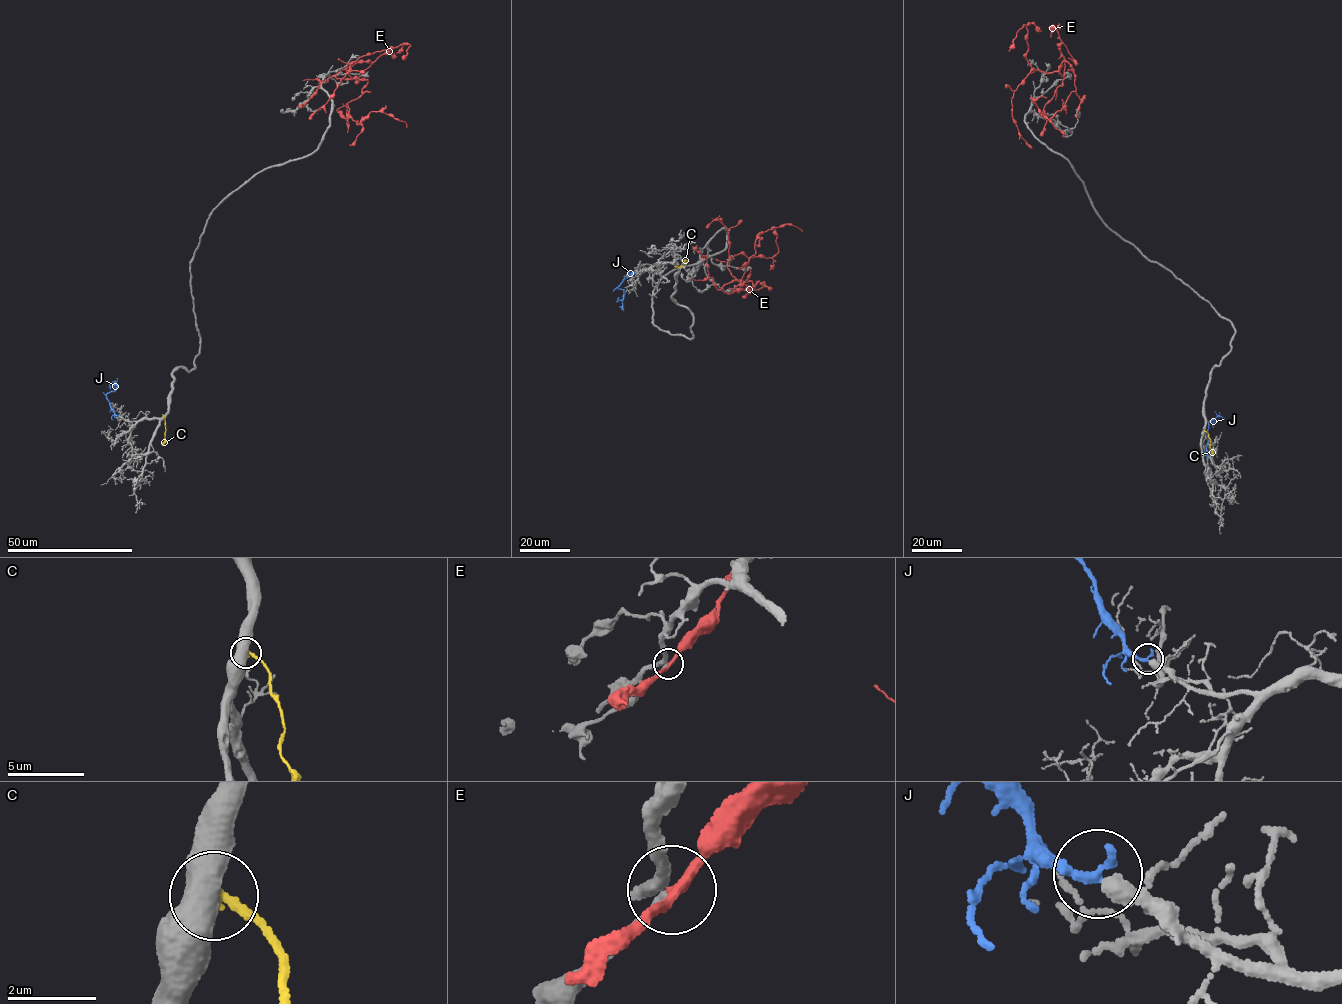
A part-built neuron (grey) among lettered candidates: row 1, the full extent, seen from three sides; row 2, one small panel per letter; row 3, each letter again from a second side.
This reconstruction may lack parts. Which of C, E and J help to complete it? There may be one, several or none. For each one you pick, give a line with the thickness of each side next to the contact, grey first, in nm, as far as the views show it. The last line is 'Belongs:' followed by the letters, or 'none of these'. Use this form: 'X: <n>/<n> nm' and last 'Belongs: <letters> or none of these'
J: 280/280 nm
Belongs: J

